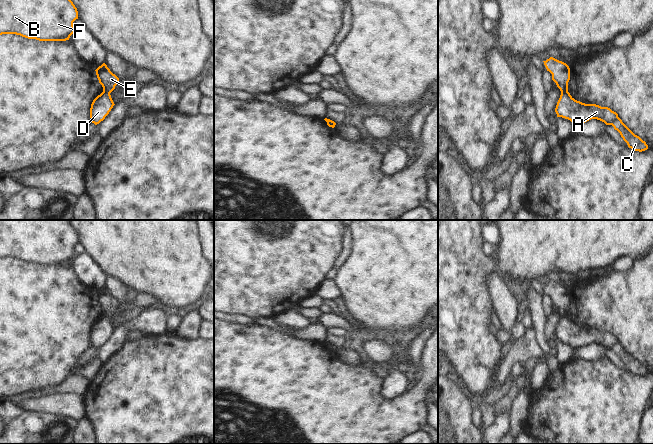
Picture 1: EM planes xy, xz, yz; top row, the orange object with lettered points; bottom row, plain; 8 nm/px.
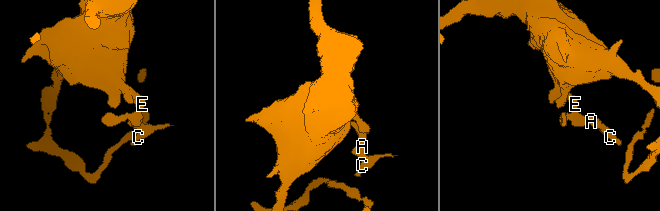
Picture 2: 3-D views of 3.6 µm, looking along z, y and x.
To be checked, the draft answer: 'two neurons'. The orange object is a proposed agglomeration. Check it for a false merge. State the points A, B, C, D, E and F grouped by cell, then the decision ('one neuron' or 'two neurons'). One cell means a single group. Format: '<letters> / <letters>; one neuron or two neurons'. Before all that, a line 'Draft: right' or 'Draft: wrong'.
Draft: right
A C D / B E F; two neurons

